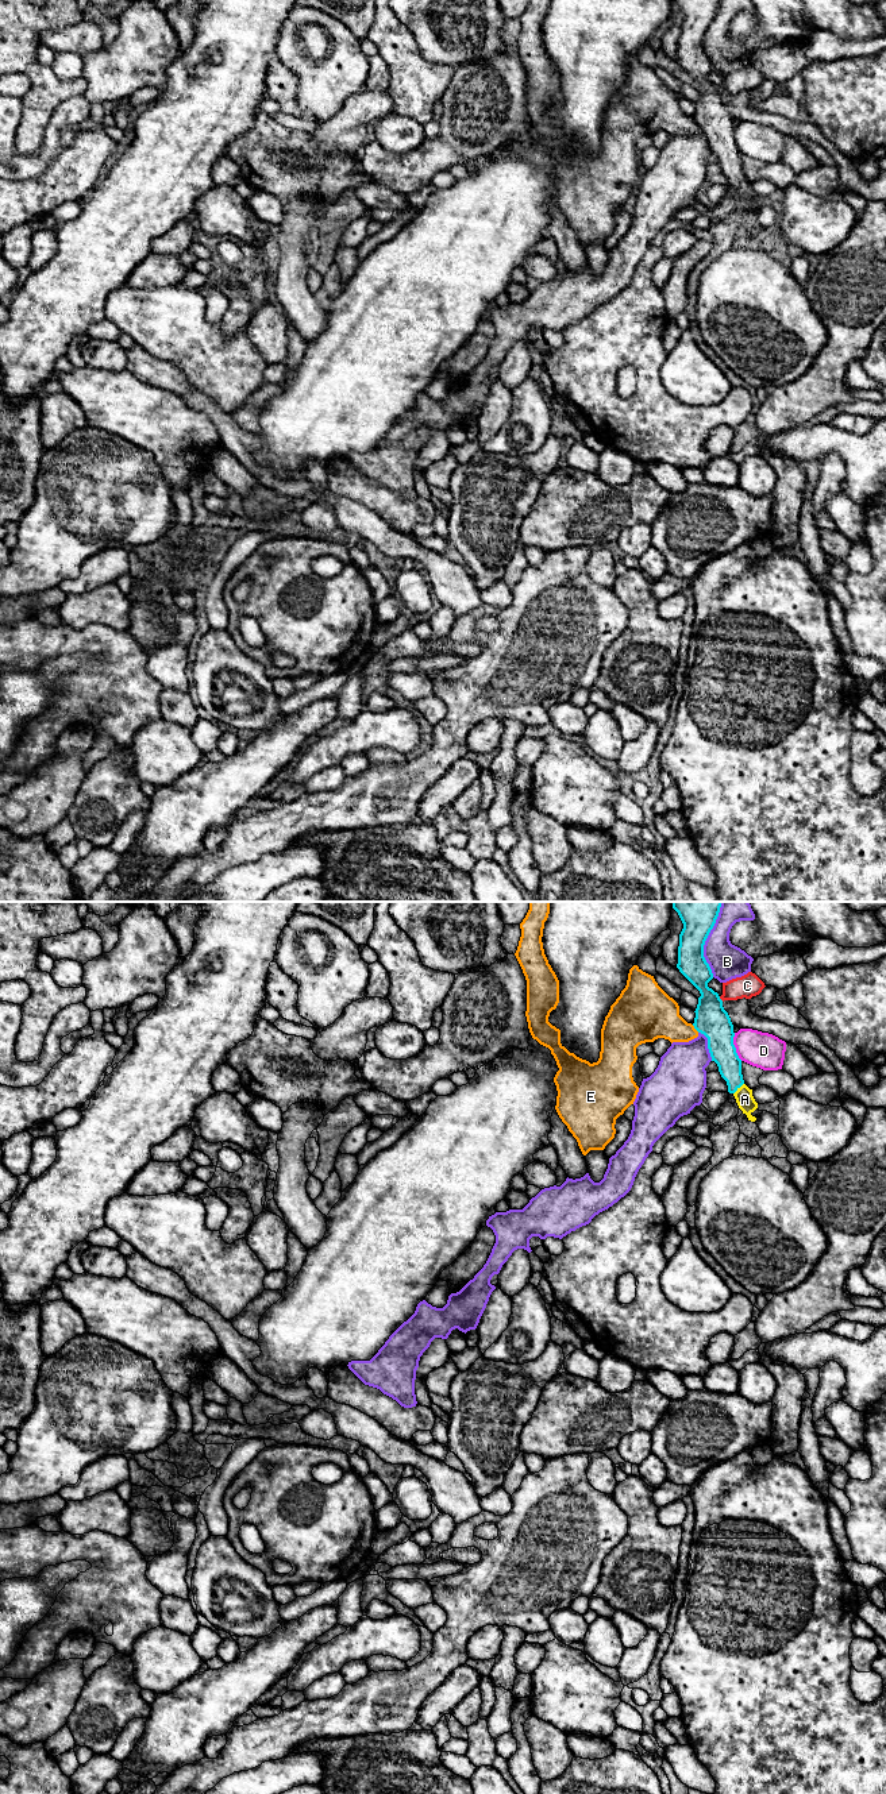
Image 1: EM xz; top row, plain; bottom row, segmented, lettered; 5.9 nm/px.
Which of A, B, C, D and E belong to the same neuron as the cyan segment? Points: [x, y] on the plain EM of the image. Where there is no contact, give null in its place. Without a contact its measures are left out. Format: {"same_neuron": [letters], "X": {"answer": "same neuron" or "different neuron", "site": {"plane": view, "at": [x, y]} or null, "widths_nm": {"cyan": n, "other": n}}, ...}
{"same_neuron": ["A"], "A": {"answer": "same neuron", "site": {"plane": "xz", "at": [739, 180]}, "widths_nm": {"cyan": 160, "other": 110}}, "B": {"answer": "different neuron", "site": {"plane": "xz", "at": [704, 35]}, "widths_nm": {"cyan": 180, "other": 220}}, "C": {"answer": "different neuron", "site": {"plane": "xz", "at": [720, 92]}, "widths_nm": {"cyan": 200, "other": 140}}, "D": {"answer": "different neuron", "site": {"plane": "xz", "at": [734, 139]}, "widths_nm": {"cyan": 200, "other": 220}}, "E": {"answer": "different neuron", "site": {"plane": "xz", "at": [696, 122]}, "widths_nm": {"cyan": 200, "other": 280}}}

